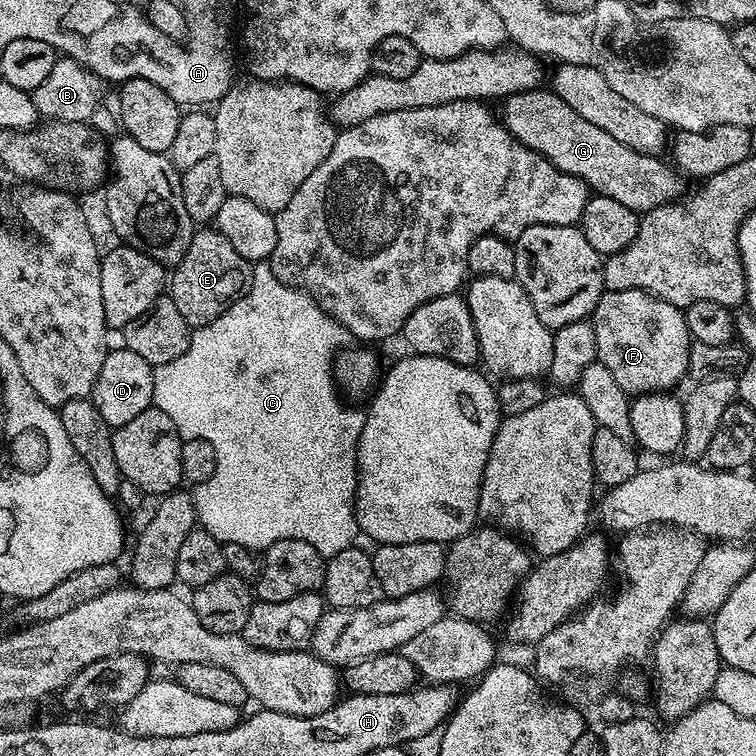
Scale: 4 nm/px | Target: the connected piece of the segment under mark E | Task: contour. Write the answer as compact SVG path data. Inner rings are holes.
M215 230L193 231L192 241L182 258L174 265L170 276L170 295L174 306L186 318L189 329L195 330L214 322L229 306L243 296L252 283L253 265L222 234ZM209 231L209 232L208 232ZM172 288L172 289L171 289Z

